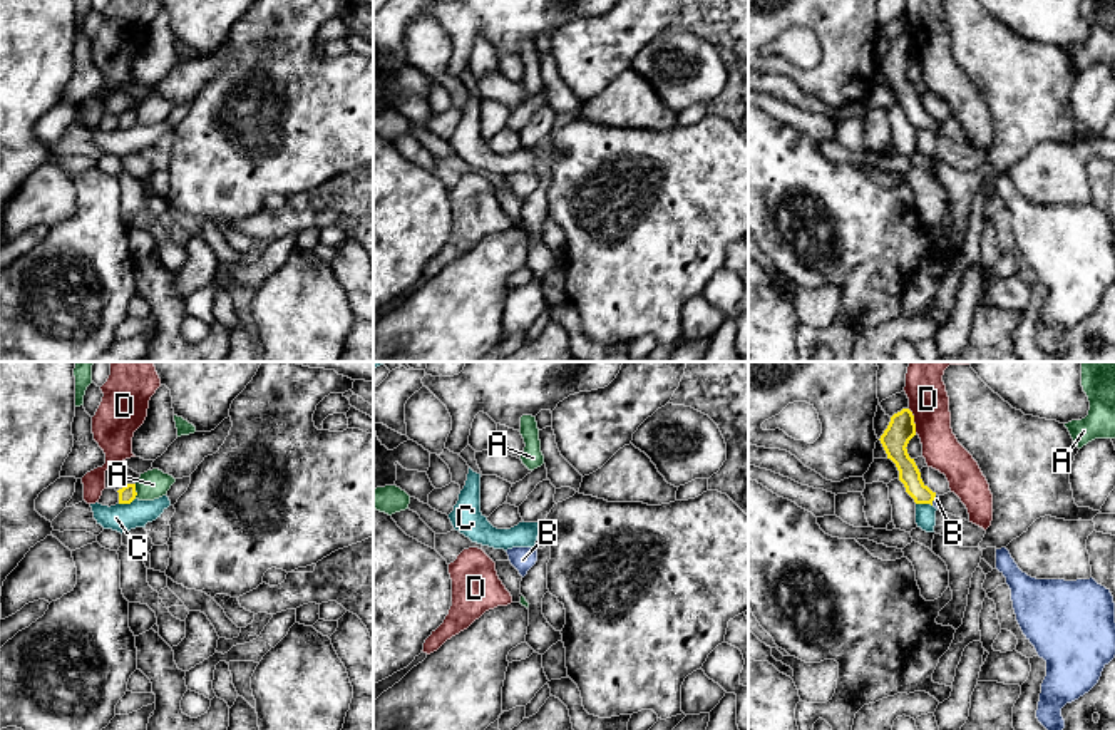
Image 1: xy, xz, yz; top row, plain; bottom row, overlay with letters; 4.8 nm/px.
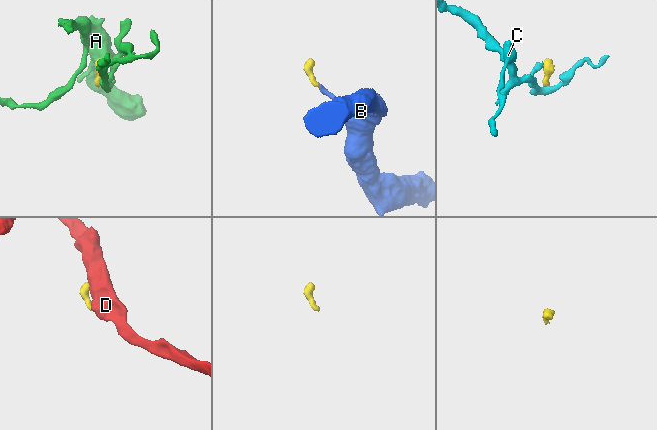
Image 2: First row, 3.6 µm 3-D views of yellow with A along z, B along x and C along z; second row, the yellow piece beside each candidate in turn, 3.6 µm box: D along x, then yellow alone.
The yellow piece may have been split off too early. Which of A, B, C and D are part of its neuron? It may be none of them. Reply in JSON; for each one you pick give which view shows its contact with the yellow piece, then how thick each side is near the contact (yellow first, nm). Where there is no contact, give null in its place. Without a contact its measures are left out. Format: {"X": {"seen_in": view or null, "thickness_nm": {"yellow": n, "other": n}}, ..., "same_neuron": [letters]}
{"B": {"seen_in": "yz", "thickness_nm": {"yellow": 100, "other": 30}}, "same_neuron": ["B"]}

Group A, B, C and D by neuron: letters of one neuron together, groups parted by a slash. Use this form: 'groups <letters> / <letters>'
groups A / B / C / D

